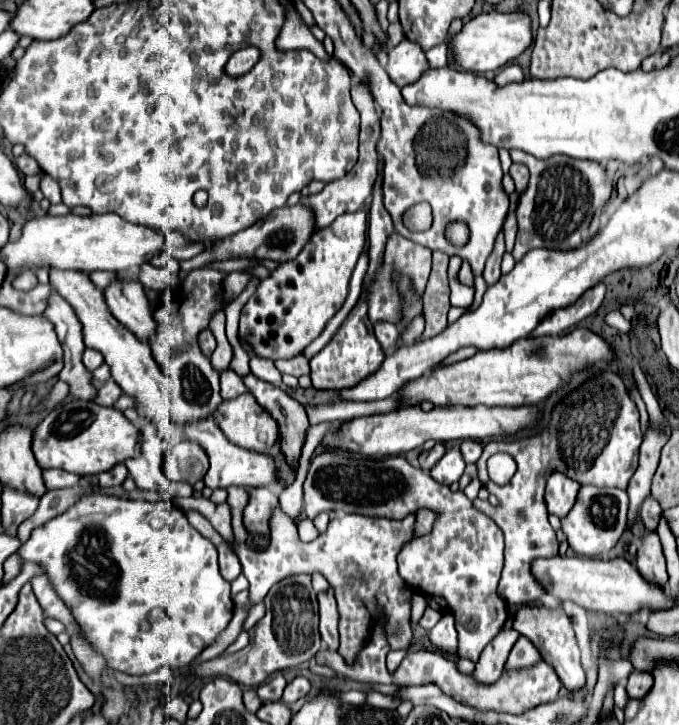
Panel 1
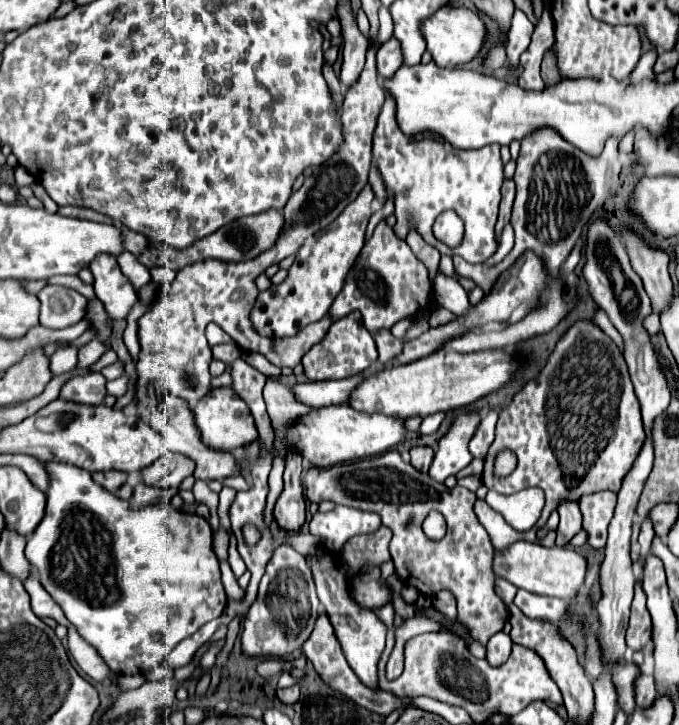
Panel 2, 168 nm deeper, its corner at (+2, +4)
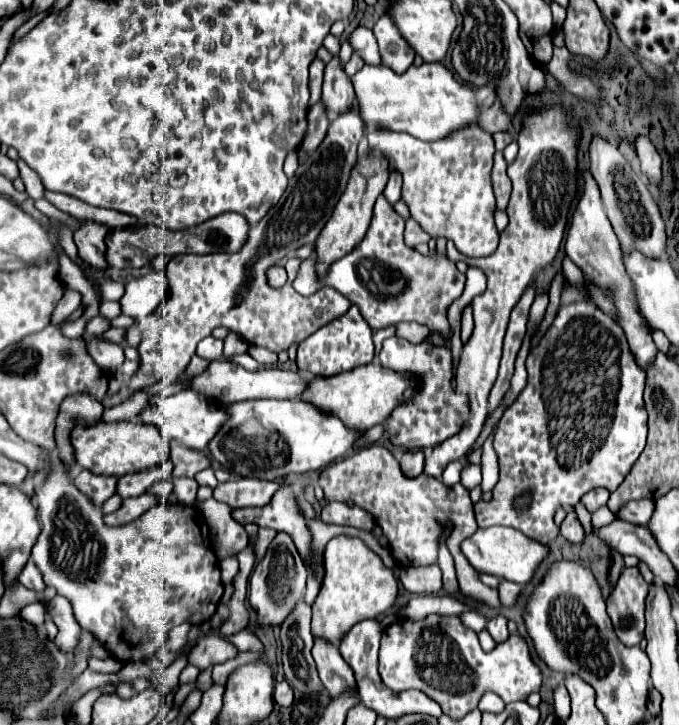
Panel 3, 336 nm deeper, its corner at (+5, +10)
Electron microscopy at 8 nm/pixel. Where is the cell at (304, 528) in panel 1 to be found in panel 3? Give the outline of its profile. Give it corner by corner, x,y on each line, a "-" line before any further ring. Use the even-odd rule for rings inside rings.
279,532
275,540
269,544
265,558
255,566
249,576
249,604
257,614
259,626
279,626
291,614
291,608
305,596
307,568
293,544
293,540

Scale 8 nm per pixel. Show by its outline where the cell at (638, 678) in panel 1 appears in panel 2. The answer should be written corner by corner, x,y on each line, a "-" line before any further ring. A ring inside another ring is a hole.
640,676
638,678
638,690
636,690
636,704
640,708
650,708
656,700
656,686
652,676

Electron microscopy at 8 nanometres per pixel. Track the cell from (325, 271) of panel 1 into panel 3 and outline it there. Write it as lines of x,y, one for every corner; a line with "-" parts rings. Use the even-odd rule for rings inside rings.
363,154
359,156
349,184
339,200
339,204
335,206
335,212
331,216
331,220
325,224
323,232
319,234
319,240
315,240
315,268
319,268
319,276
327,274
327,268
331,268
331,264
339,258
343,258
345,254
349,254
365,236
369,222
371,222
371,214
373,214
373,204
377,200
377,196
383,192
385,184
389,178
389,168
387,168
387,160
385,158
377,158
373,154

